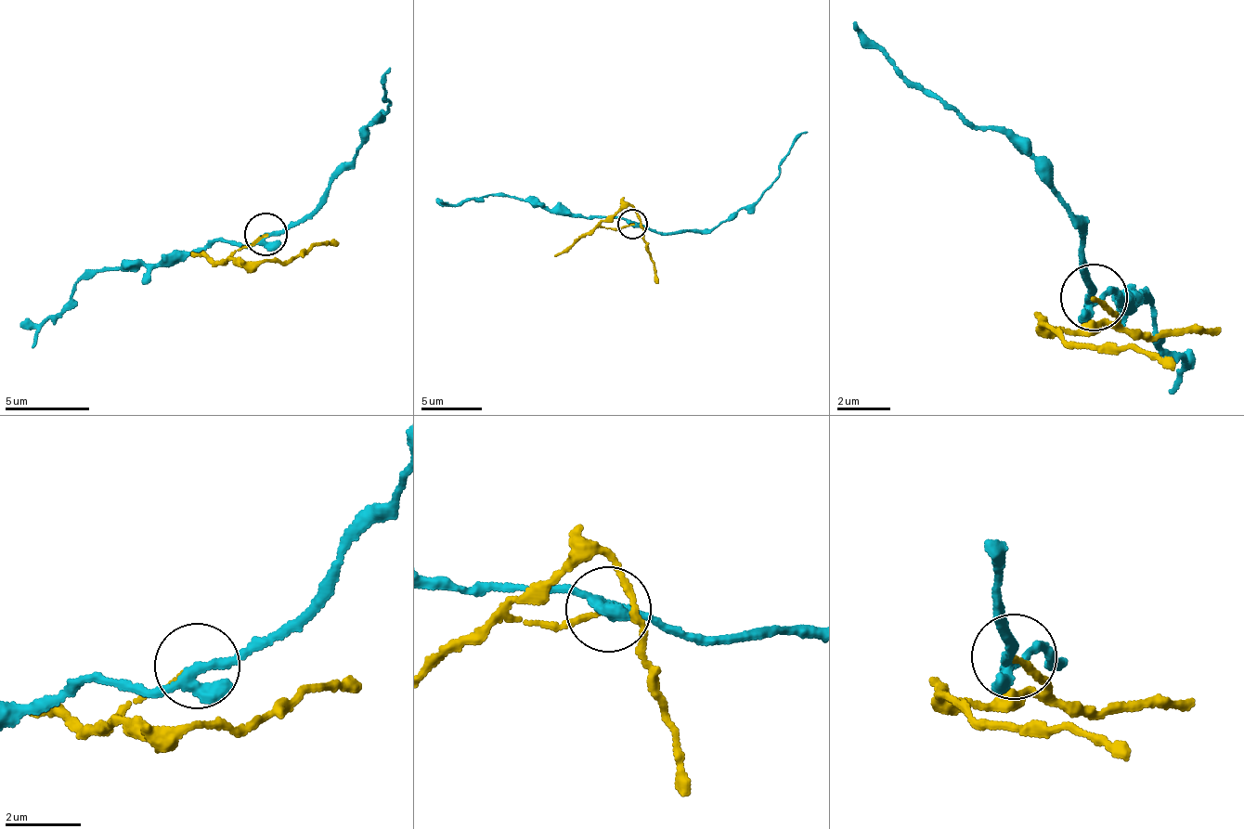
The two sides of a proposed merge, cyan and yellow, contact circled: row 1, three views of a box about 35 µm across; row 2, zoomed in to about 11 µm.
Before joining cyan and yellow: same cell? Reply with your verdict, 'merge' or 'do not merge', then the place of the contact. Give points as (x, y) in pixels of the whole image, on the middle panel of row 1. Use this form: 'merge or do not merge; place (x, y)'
do not merge; place (632, 224)

